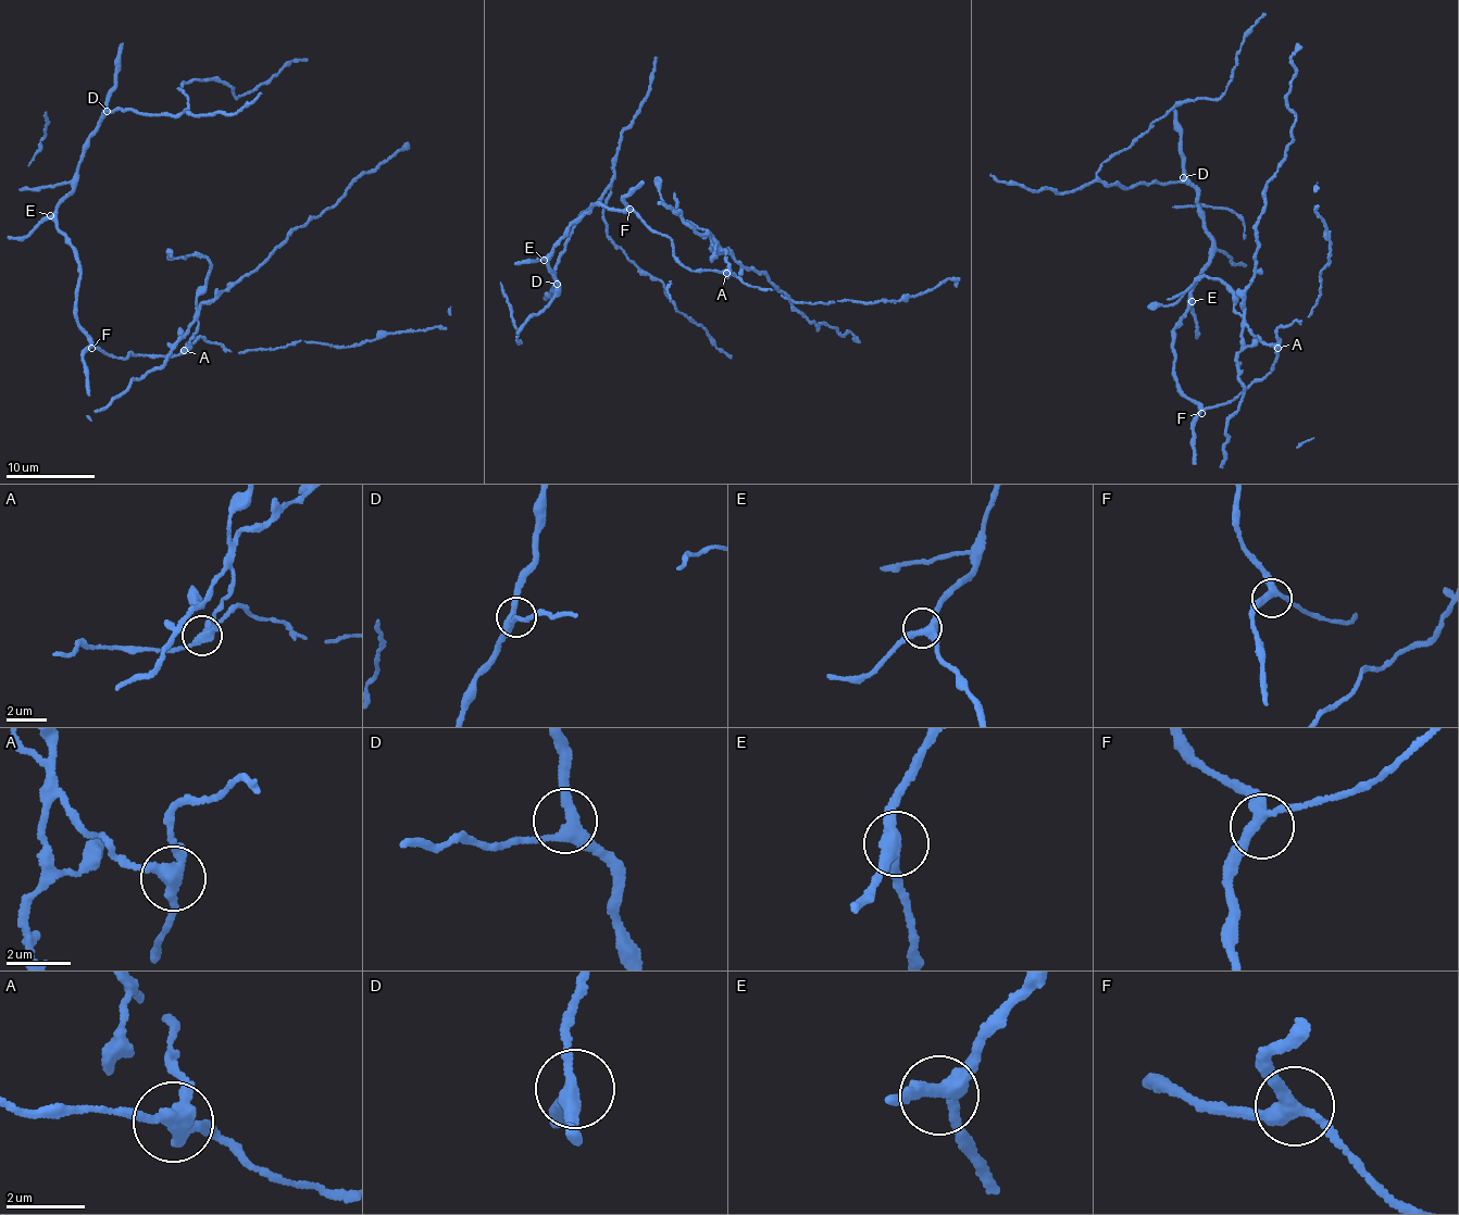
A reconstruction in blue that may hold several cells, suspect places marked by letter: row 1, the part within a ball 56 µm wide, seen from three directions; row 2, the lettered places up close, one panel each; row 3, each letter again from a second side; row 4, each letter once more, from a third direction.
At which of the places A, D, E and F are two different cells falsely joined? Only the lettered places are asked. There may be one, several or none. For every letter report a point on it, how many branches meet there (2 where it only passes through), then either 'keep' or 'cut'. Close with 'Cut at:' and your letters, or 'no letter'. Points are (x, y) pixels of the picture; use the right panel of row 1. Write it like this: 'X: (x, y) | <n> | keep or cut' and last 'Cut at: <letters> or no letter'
A: (1277, 348) | 3 | cut
D: (1183, 177) | 3 | keep
E: (1192, 301) | 3 | keep
F: (1201, 413) | 3 | keep
Cut at: A

